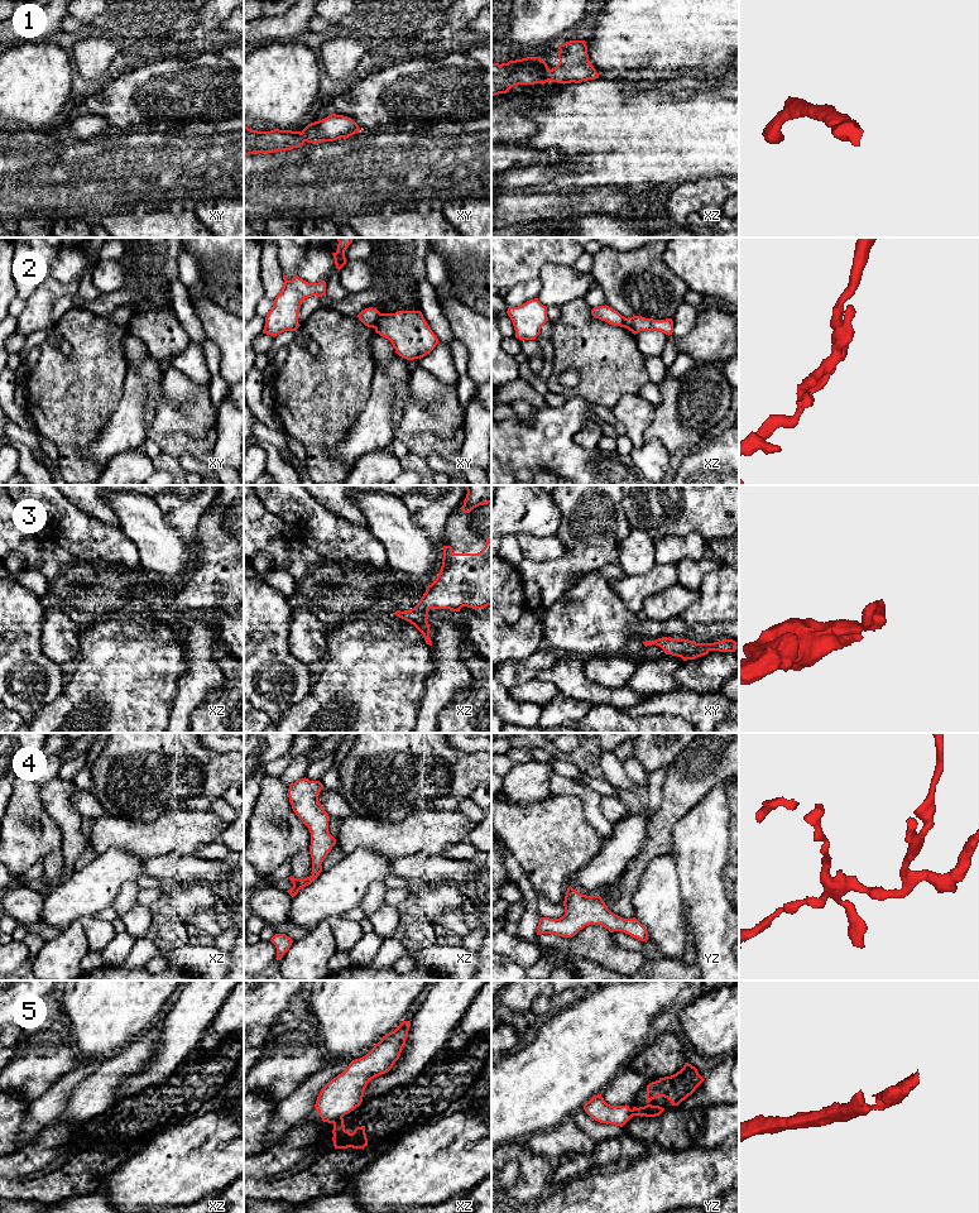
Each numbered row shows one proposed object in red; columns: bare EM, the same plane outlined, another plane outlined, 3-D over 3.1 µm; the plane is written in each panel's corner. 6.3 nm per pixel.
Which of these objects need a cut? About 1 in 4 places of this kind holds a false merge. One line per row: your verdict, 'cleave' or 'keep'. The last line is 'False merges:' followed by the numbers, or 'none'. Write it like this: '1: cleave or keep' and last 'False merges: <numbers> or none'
1: keep
2: cleave
3: keep
4: keep
5: cleave
False merges: 2, 5

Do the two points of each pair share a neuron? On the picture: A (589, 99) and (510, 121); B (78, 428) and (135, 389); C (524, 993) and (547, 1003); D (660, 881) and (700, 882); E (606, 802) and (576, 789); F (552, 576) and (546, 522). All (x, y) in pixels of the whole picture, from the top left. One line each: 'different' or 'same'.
A: different
B: different
C: different
D: different
E: different
F: different

